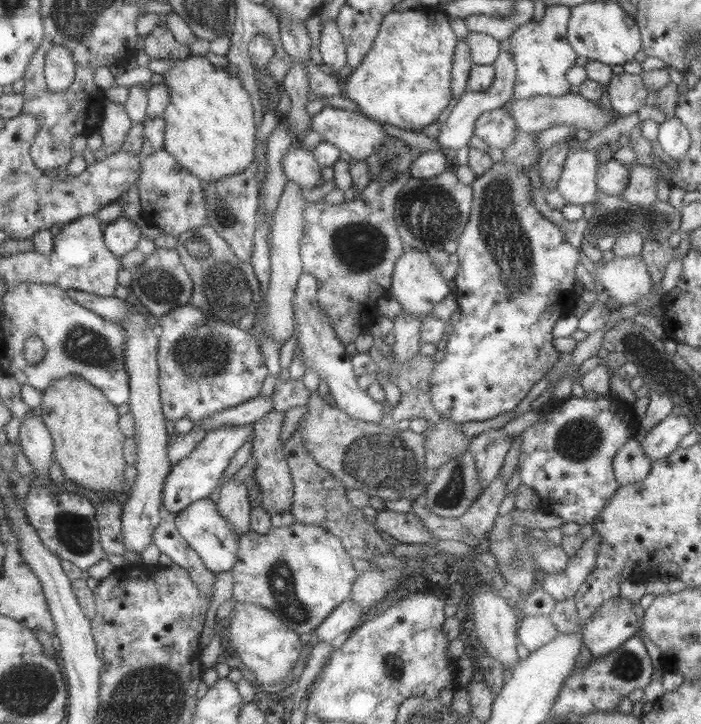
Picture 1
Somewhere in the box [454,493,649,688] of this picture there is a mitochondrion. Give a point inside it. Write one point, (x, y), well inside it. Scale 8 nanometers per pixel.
(626, 666)

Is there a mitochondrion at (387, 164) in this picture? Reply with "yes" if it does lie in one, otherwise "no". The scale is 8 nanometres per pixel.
yes

